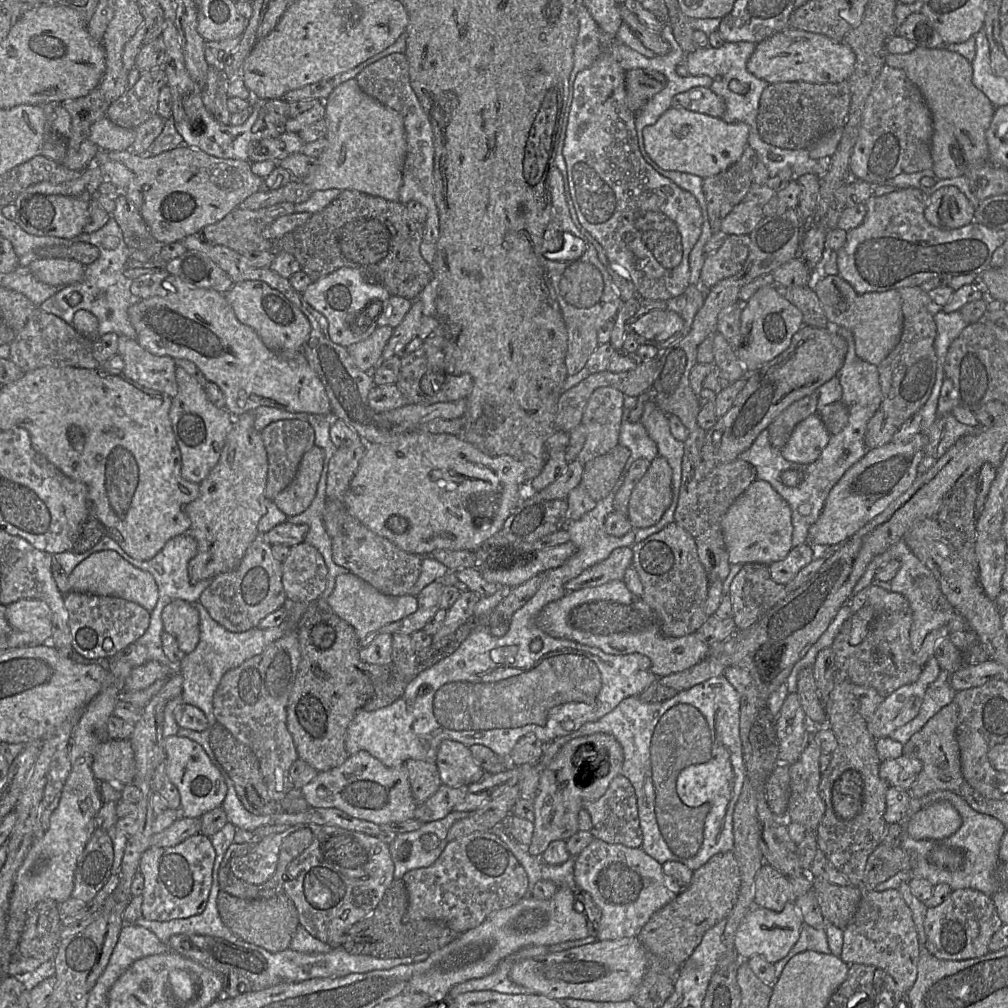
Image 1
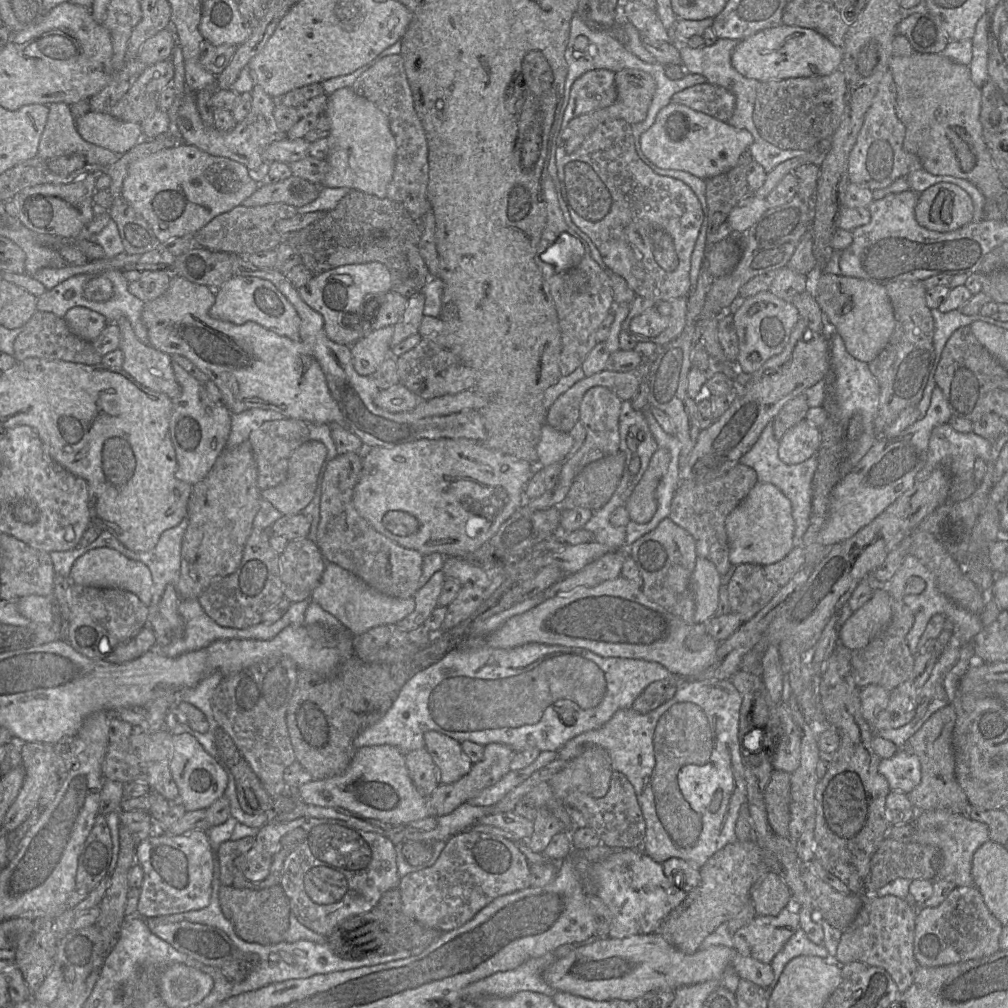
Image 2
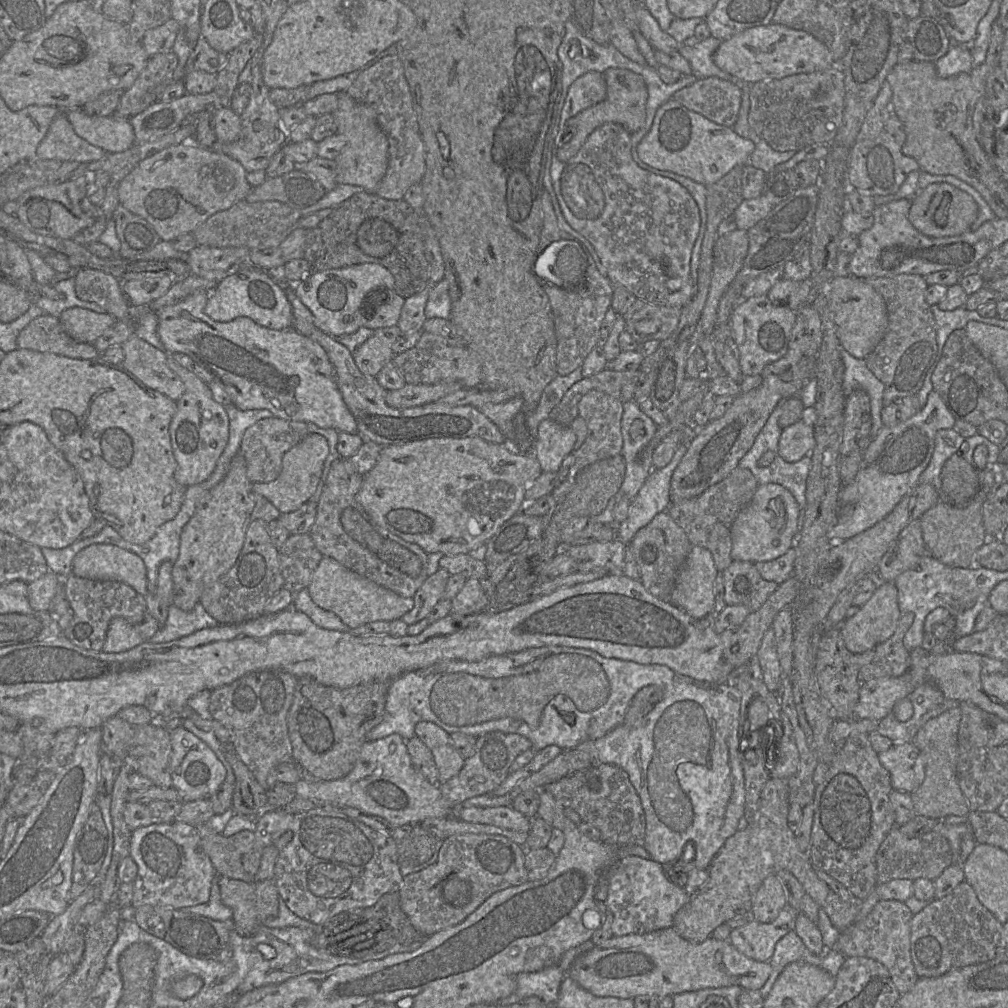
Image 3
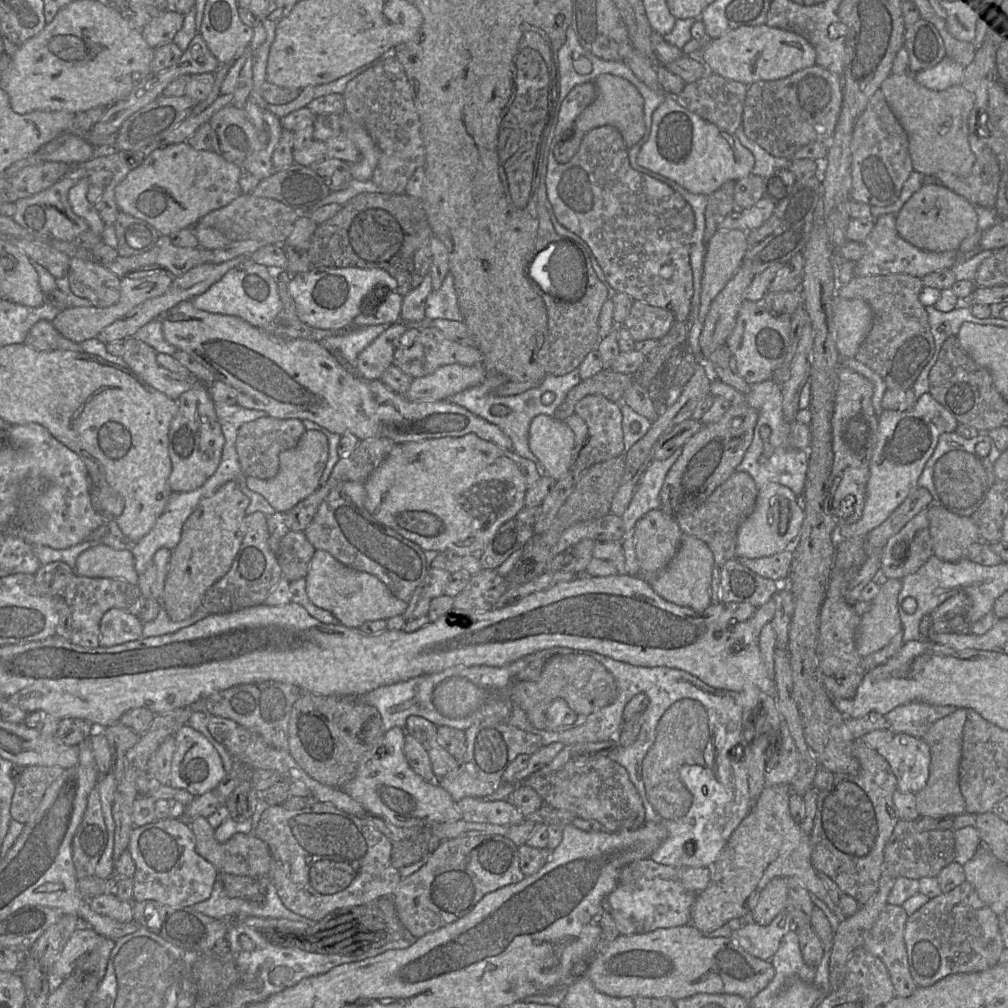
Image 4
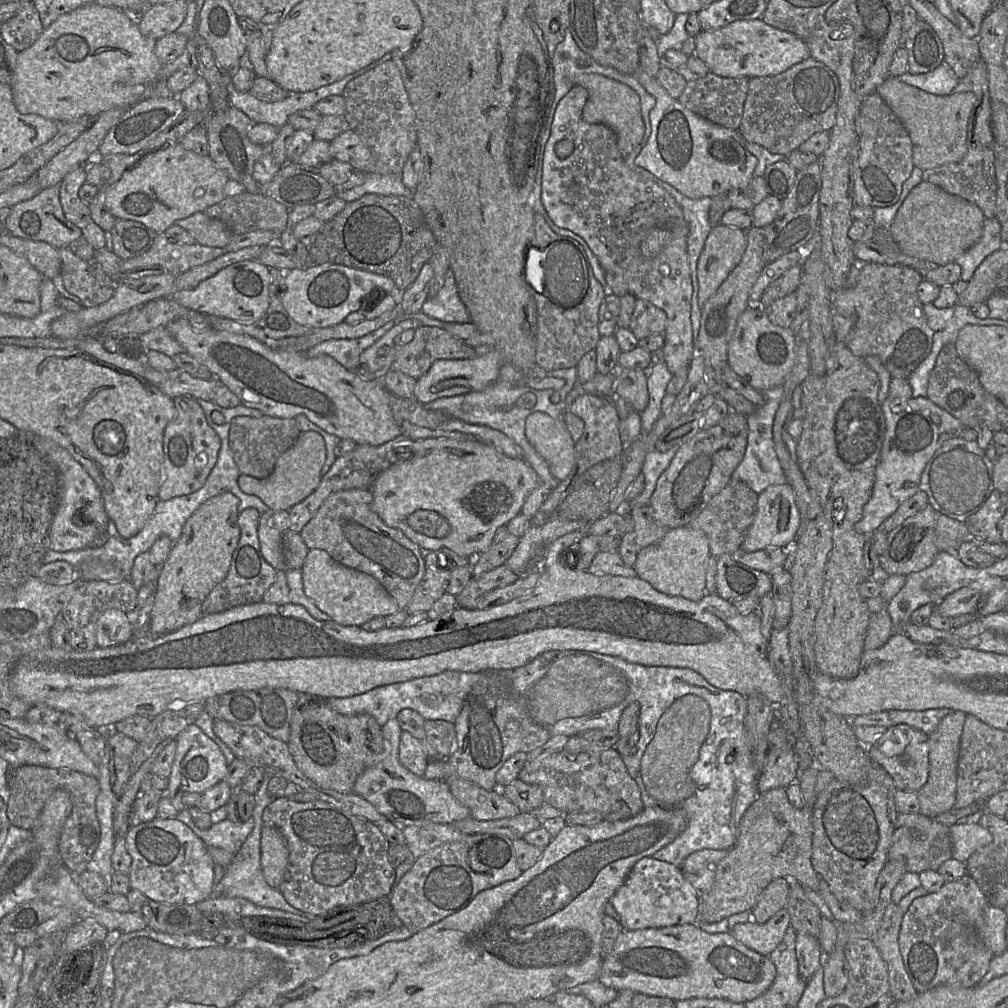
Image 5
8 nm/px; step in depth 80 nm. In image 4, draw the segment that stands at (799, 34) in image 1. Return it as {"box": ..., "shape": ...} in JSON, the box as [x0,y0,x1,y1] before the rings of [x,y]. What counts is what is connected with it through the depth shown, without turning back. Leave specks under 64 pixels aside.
{"box":[703,24,816,86],"shape":[[[767,24],[741,26],[716,39],[709,39],[703,44],[704,65],[708,72],[724,78],[741,82],[747,86],[754,82],[777,80],[816,64],[815,48],[802,36],[784,29],[770,27]]]}

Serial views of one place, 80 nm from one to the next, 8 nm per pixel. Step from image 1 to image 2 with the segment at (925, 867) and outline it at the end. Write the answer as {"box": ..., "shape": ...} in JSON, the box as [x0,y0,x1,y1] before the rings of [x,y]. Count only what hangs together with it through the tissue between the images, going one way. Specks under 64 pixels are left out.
{"box":[913,809,989,887],"shape":[[[944,809],[918,812],[914,820],[915,834],[913,842],[936,847],[942,859],[934,880],[946,880],[959,887],[974,887],[972,877],[972,859],[977,849],[989,841],[988,826],[971,820],[966,814],[953,813]]]}

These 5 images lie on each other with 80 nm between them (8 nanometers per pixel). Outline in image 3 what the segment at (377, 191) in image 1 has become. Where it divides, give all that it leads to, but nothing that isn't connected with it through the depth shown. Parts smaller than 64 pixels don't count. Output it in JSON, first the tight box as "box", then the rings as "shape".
{"box":[332,91,388,192],"shape":[[[346,91],[338,95],[337,109],[332,113],[339,136],[344,137],[345,146],[334,159],[337,163],[337,184],[351,184],[374,192],[384,177],[388,167],[388,139],[377,122],[376,111],[363,103],[354,100]]]}

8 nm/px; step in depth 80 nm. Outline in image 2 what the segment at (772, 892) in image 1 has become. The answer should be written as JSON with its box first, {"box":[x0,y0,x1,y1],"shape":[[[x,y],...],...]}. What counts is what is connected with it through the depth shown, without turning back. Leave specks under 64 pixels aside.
{"box":[751,871,793,916],"shape":[[[772,871],[763,874],[751,891],[751,900],[757,916],[776,916],[792,899],[793,893]]]}

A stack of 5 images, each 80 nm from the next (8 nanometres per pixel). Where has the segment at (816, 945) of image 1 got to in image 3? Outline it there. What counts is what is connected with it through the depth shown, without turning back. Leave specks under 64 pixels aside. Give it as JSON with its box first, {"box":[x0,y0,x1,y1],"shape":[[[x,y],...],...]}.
{"box":[759,930,822,998],"shape":[[[792,930],[777,942],[774,954],[769,960],[772,972],[766,983],[759,990],[763,998],[766,998],[770,993],[784,968],[793,962],[806,962],[821,966],[822,954],[812,954],[797,933]]]}

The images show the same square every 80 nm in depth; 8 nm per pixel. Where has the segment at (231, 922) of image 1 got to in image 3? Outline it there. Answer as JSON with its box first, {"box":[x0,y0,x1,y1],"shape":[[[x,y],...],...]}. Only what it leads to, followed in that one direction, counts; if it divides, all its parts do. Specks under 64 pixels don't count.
{"box":[219,876,279,936],"shape":[[[219,876],[222,903],[232,910],[234,930],[242,936],[251,936],[263,923],[277,916],[279,892],[273,879],[244,882]]]}

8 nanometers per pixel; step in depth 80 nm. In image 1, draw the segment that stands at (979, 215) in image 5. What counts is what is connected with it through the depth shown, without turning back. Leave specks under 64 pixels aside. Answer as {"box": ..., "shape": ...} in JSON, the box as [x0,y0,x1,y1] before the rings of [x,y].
{"box":[924,186,975,229],"shape":[[[946,186],[929,195],[924,216],[940,229],[956,229],[974,221],[975,207],[956,187]]]}

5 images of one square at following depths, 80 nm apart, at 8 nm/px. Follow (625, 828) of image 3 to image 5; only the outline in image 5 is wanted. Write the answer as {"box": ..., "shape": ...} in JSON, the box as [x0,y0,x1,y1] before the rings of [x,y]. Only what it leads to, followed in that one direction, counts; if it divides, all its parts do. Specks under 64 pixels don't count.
{"box":[518,748,644,821],"shape":[[[615,748],[600,751],[555,751],[525,762],[518,779],[527,784],[535,784],[543,790],[544,804],[559,809],[563,813],[599,812],[603,820],[620,821],[636,816],[644,809],[638,785],[629,775],[620,754]]]}

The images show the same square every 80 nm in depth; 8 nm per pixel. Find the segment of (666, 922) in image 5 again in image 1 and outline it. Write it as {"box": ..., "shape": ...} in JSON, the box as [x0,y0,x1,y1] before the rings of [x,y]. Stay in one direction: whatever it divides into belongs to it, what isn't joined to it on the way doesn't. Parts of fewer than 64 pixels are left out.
{"box":[574,838,677,941],"shape":[[[596,838],[575,857],[574,879],[601,910],[598,941],[637,937],[651,916],[677,896],[667,883],[663,865],[642,848],[609,844]]]}

